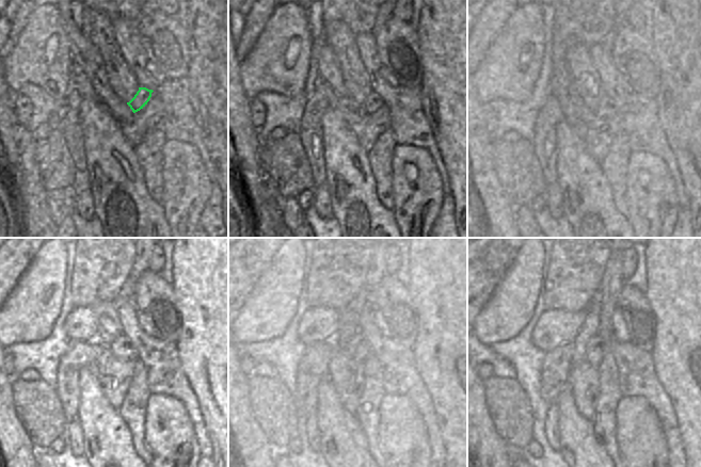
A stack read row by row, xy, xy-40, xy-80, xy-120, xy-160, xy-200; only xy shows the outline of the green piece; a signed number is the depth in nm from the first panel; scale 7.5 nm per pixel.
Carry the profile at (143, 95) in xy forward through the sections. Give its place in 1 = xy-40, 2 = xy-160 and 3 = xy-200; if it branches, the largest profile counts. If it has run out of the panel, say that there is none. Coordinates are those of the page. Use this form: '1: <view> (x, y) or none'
1: xy-40 (373, 102)
2: xy-160 (359, 349)
3: xy-200 (594, 348)

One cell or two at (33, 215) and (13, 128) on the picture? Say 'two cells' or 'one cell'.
one cell

